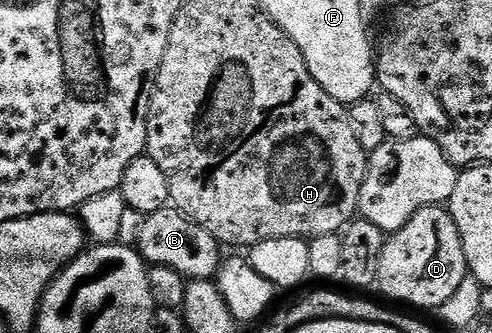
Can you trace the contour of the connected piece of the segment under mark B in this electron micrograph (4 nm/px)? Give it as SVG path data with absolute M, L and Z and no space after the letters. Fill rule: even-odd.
M166 206L148 213L137 228L135 247L141 253L141 259L150 265L171 266L178 274L191 280L213 280L223 263L223 245L211 234L203 230L199 222L189 216L182 216L178 208Z

